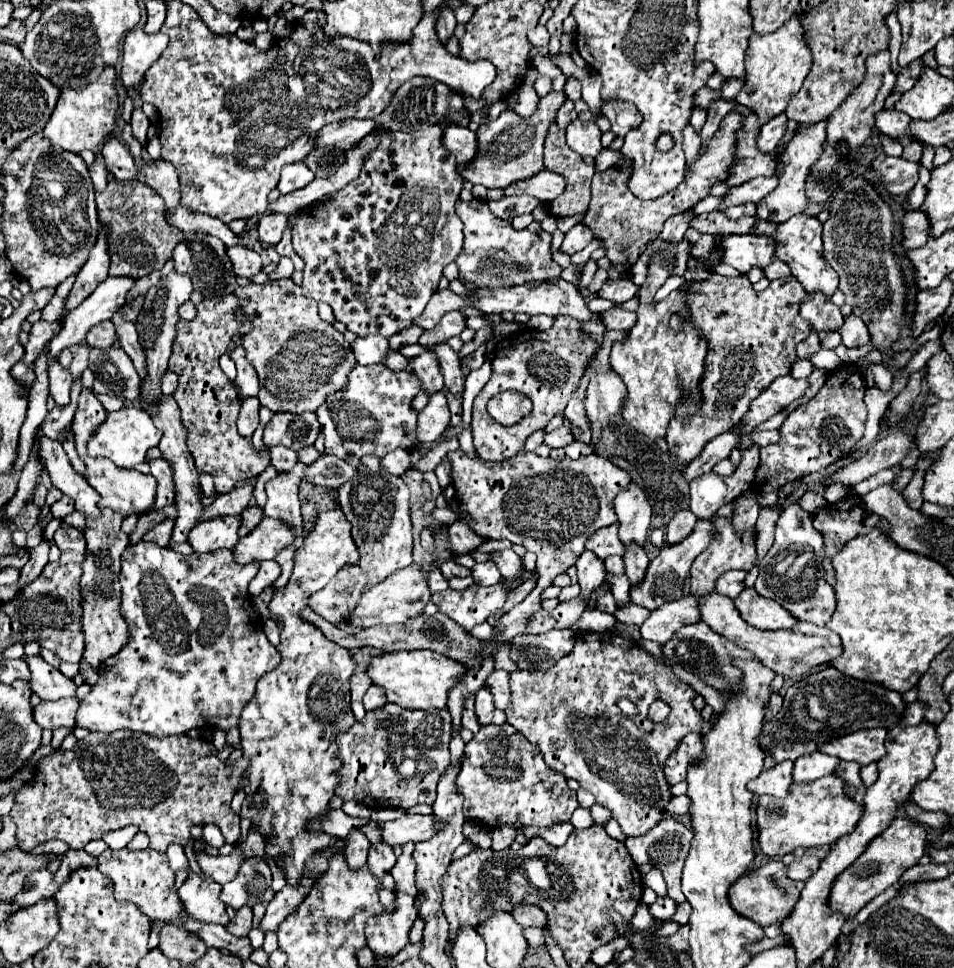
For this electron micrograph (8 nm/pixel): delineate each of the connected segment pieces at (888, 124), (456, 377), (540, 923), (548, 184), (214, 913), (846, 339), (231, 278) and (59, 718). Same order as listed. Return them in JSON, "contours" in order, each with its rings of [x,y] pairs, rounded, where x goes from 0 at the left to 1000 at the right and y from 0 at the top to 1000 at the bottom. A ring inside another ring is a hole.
{"contours":[[[[928,113],[926,117],[921,117],[917,121],[917,131],[921,135],[926,135],[928,139],[944,146],[947,150],[955,150],[955,148],[965,148],[961,146],[959,142],[955,142],[951,135],[953,135],[953,127],[955,127],[955,121],[951,121],[949,117],[942,117],[938,113]]],[[[460,356],[456,365],[460,367],[460,375],[464,377],[464,389],[466,389],[469,404],[473,408],[483,408],[487,404],[487,387],[483,383],[481,367],[471,356]]],[[[546,935],[544,939],[540,939],[538,947],[548,958],[563,958],[563,960],[569,960],[569,962],[575,960],[573,943],[569,943],[569,939],[565,939],[563,935]]],[[[569,177],[569,179],[563,179],[561,183],[557,183],[557,187],[544,187],[536,193],[529,195],[529,201],[536,199],[552,199],[552,201],[559,201],[559,204],[565,204],[565,208],[569,210],[578,210],[580,206],[584,206],[594,193],[594,185],[588,183],[586,179],[580,179],[580,177]]],[[[198,902],[196,910],[190,914],[190,933],[192,941],[213,954],[232,954],[238,956],[238,943],[230,929],[232,914],[217,904]]],[[[890,325],[886,327],[884,340],[879,340],[882,348],[884,348],[884,356],[886,358],[905,358],[907,354],[911,354],[911,342],[905,336],[905,332],[900,332],[900,327]]],[[[211,241],[194,243],[194,249],[183,255],[181,270],[183,270],[183,280],[190,284],[198,284],[202,296],[206,296],[206,301],[213,303],[213,307],[236,307],[246,303],[246,299],[251,296],[248,284],[244,282],[244,272],[238,263],[238,255],[234,249],[225,245],[217,245]]],[[[70,720],[60,724],[43,724],[35,732],[37,747],[45,753],[60,753],[60,751],[79,751],[79,737],[83,732],[83,722]]]]}

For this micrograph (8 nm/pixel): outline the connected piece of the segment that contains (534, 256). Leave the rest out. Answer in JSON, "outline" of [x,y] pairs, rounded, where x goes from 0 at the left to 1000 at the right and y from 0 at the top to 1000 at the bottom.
{"outline":[[[494,206],[492,210],[481,208],[477,216],[487,232],[485,261],[477,270],[481,276],[481,288],[485,292],[498,299],[523,299],[588,286],[588,274],[578,268],[578,241],[569,239],[563,228],[559,228],[552,237],[542,239],[536,228],[519,224],[506,206]]]}

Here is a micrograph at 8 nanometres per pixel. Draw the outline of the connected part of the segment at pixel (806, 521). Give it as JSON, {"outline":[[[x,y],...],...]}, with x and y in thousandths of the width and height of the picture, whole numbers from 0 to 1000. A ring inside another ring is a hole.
{"outline":[[[829,520],[821,526],[814,538],[810,565],[796,582],[791,611],[825,627],[825,631],[838,637],[838,642],[848,642],[854,644],[856,648],[865,648],[865,644],[871,639],[875,631],[877,619],[873,606],[865,600],[863,575],[865,575],[863,551],[852,544],[850,532],[846,528],[842,528],[835,520]]]}

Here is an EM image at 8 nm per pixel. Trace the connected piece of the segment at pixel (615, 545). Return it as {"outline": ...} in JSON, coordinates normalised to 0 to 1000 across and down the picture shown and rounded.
{"outline":[[[647,540],[640,544],[632,544],[628,546],[617,559],[615,559],[615,567],[619,567],[626,575],[634,577],[638,573],[653,573],[653,561],[647,555]]]}

